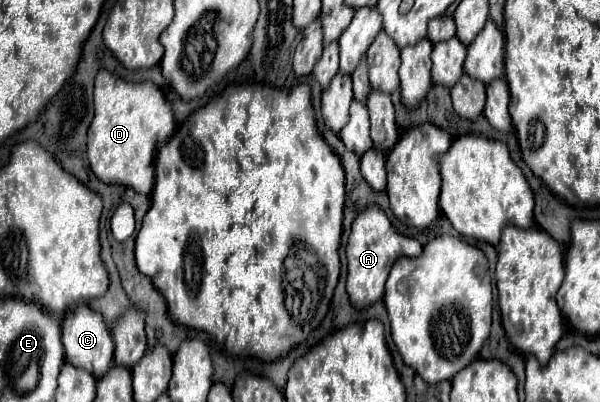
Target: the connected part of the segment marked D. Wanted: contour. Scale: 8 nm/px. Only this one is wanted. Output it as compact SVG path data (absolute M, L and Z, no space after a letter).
M102 69L94 87L94 121L88 133L88 161L94 175L104 183L132 187L138 193L152 193L154 155L158 145L174 135L172 105L164 99L152 81L126 83L114 73Z

